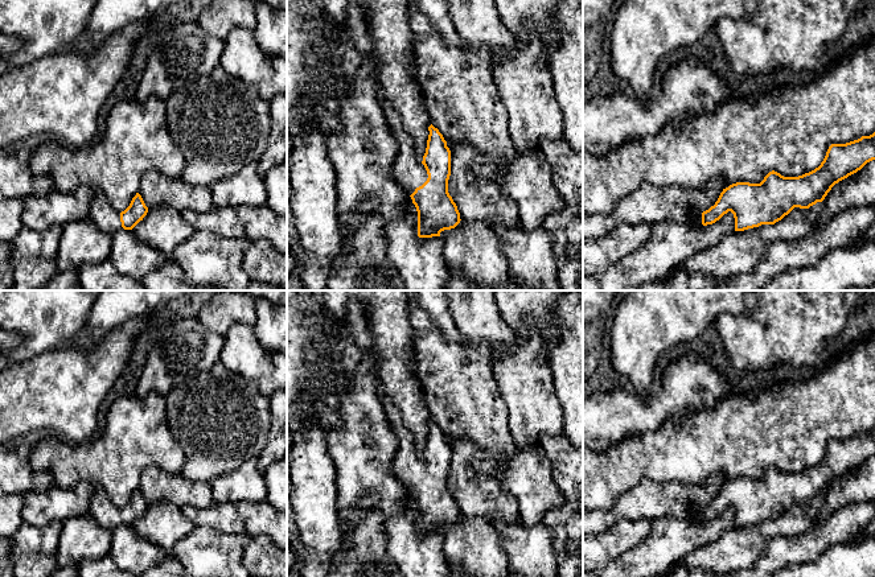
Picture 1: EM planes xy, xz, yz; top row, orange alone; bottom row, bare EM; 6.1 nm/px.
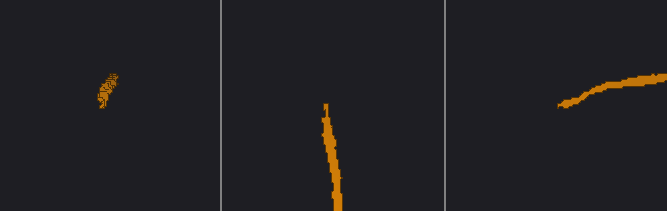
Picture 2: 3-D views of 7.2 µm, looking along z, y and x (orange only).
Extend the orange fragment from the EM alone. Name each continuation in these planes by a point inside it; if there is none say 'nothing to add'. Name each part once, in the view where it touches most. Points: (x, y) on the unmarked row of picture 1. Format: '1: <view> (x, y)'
1: xz (409, 468)

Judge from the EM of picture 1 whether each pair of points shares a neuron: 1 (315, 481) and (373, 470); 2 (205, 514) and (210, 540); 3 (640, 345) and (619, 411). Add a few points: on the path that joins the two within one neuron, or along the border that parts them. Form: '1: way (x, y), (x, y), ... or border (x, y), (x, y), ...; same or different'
1: border (325, 448), (333, 462), (337, 479); different
2: border (196, 524), (238, 534); different
3: border (636, 392), (644, 398); different

